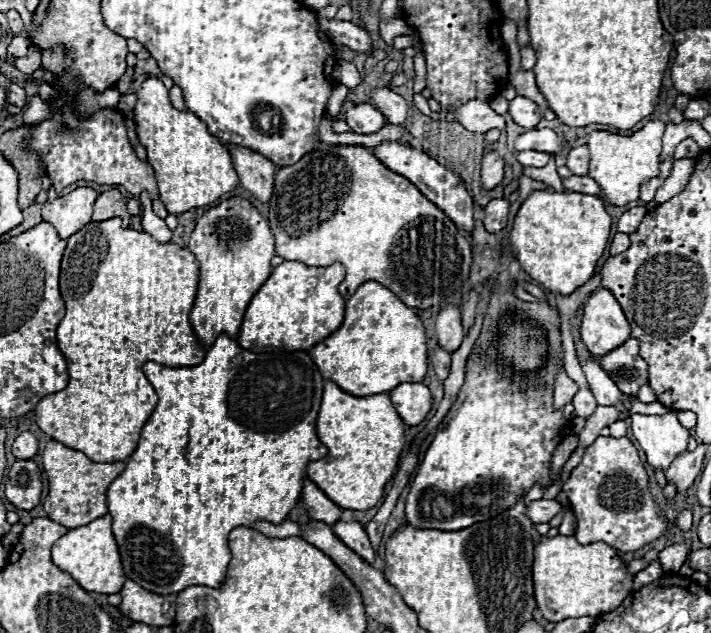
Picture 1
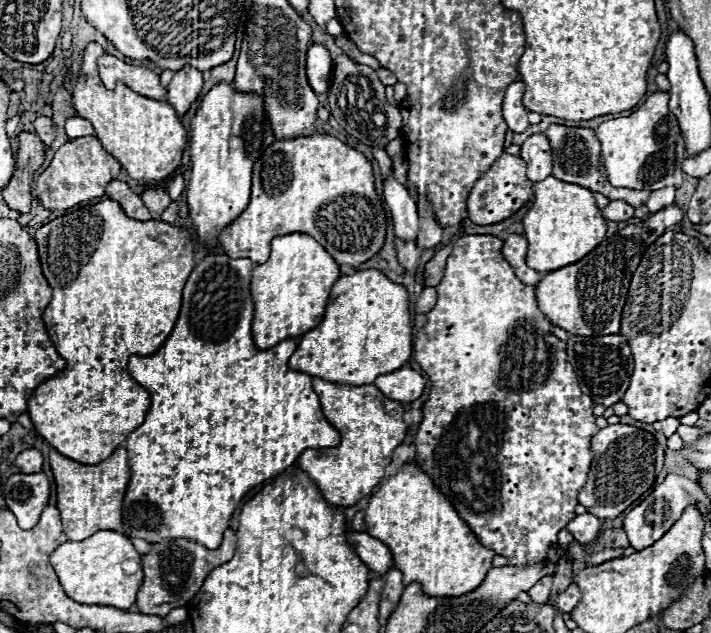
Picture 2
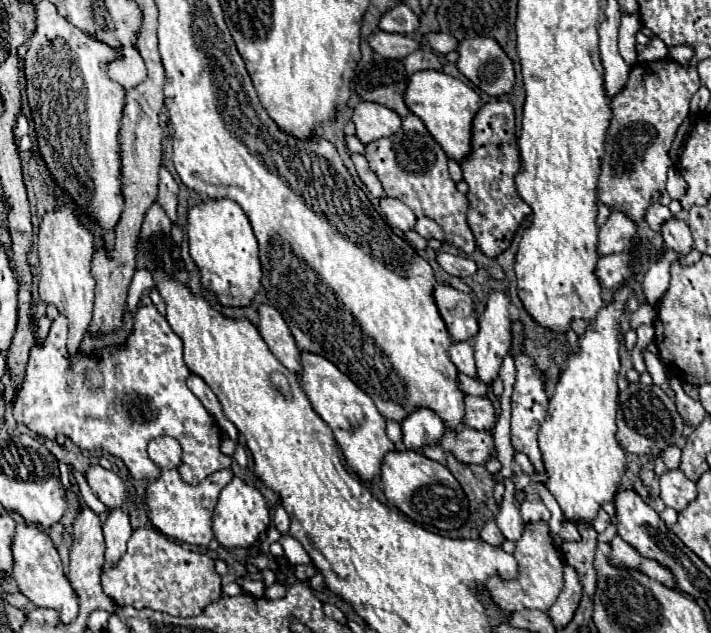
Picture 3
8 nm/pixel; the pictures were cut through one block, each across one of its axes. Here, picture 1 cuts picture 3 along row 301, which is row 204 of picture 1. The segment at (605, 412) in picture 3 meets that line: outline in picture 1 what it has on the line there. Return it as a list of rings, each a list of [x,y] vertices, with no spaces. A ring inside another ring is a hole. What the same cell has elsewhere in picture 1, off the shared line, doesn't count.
[[[650,120],[644,124],[642,130],[634,132],[632,136],[618,136],[606,130],[594,130],[588,136],[590,148],[590,172],[600,188],[604,198],[614,206],[626,206],[640,196],[640,186],[646,184],[650,178],[660,174],[660,154],[662,154],[662,134],[664,134],[662,120]]]

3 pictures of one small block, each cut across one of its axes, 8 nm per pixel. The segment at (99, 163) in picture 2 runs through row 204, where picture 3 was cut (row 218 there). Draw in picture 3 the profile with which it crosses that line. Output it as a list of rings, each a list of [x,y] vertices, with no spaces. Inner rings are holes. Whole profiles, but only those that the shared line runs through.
[[[64,206],[44,214],[38,232],[38,256],[40,256],[40,300],[54,304],[60,314],[68,318],[68,354],[76,356],[80,342],[92,320],[94,306],[94,278],[90,274],[94,254],[94,236],[88,228],[78,224],[76,216]]]

